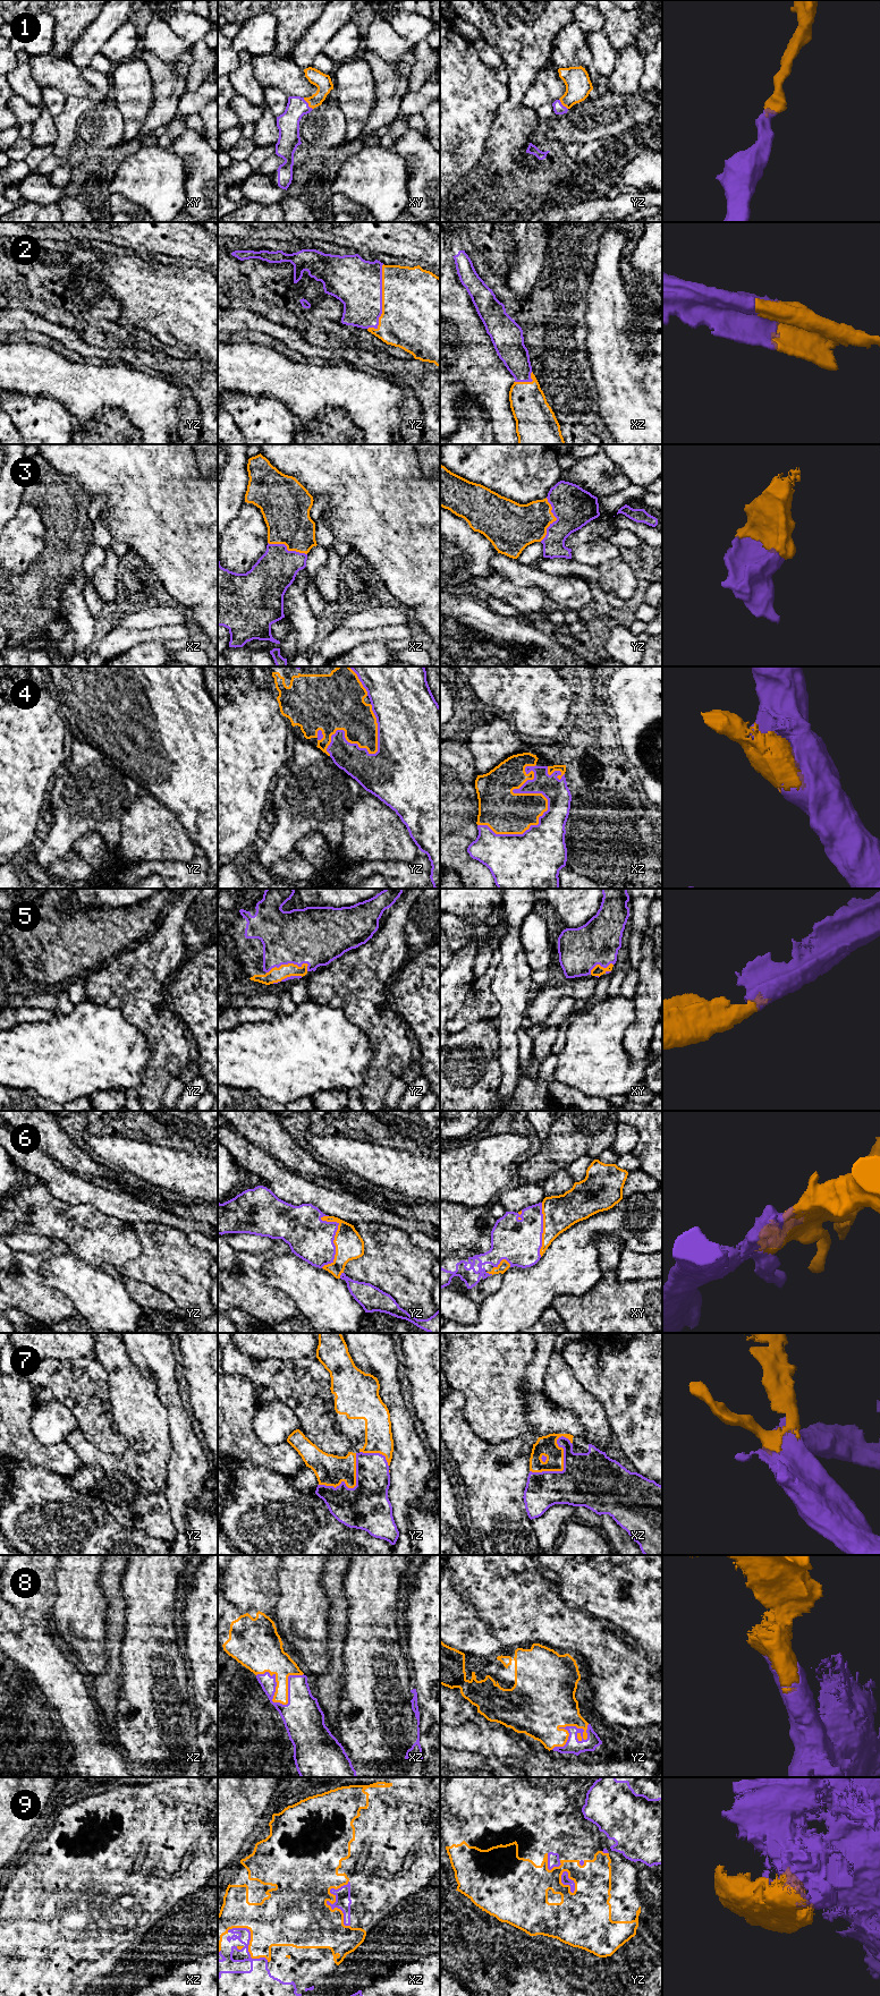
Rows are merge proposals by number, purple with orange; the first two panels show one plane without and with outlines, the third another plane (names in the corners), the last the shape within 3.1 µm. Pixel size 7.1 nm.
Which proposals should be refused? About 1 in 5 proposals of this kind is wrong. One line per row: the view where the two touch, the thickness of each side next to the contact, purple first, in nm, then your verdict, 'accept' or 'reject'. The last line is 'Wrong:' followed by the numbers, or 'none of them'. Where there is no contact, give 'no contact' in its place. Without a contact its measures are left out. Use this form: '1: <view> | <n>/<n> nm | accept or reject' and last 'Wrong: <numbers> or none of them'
1: xy | 160/120 nm | accept
2: yz | 360/500 nm | accept
3: yz | 280/280 nm | accept
4: xz | 220/280 nm | accept
5: yz | 380/100 nm | accept
6: yz | 320/200 nm | accept
7: xz | 400/140 nm | accept
8: xz | 280/140 nm | accept
9: xz | 110/400 nm | reject
Wrong: 9

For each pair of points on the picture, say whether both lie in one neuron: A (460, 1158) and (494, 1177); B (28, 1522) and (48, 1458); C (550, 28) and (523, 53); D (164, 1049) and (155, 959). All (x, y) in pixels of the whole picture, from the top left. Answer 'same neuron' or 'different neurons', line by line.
A: same neuron
B: different neurons
C: same neuron
D: same neuron

